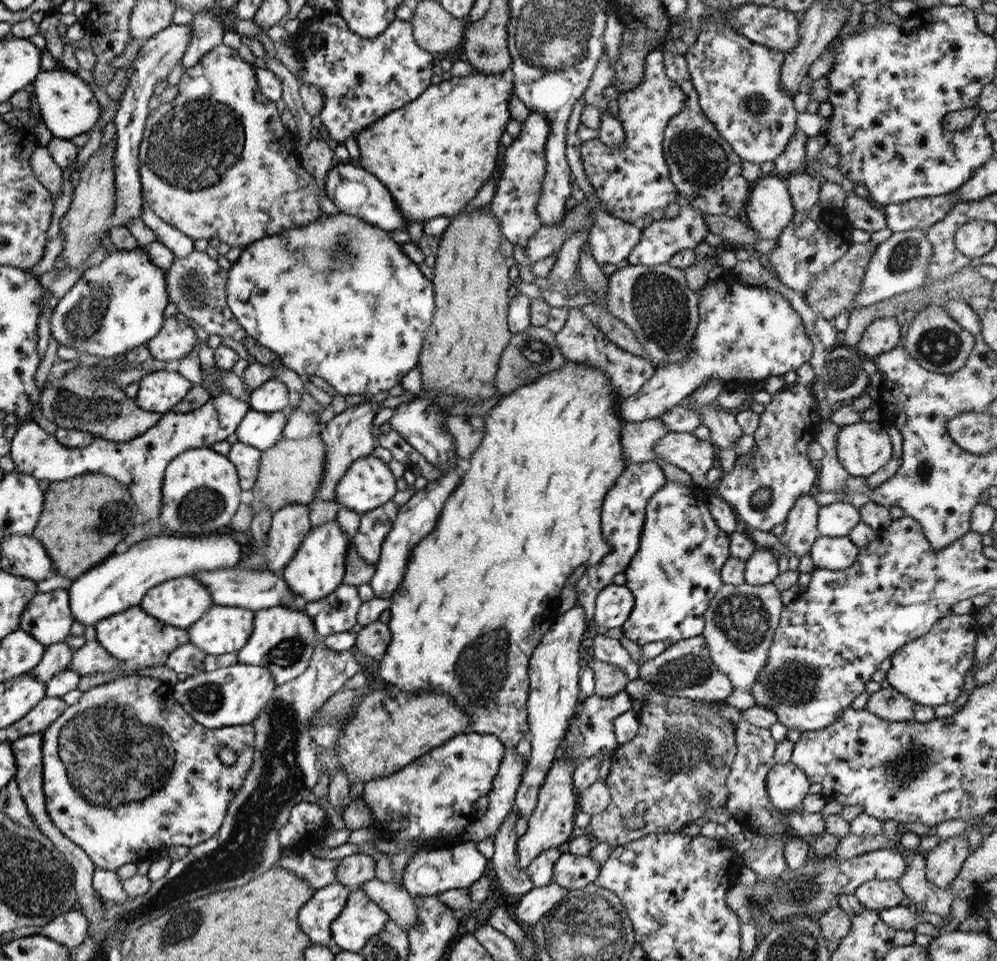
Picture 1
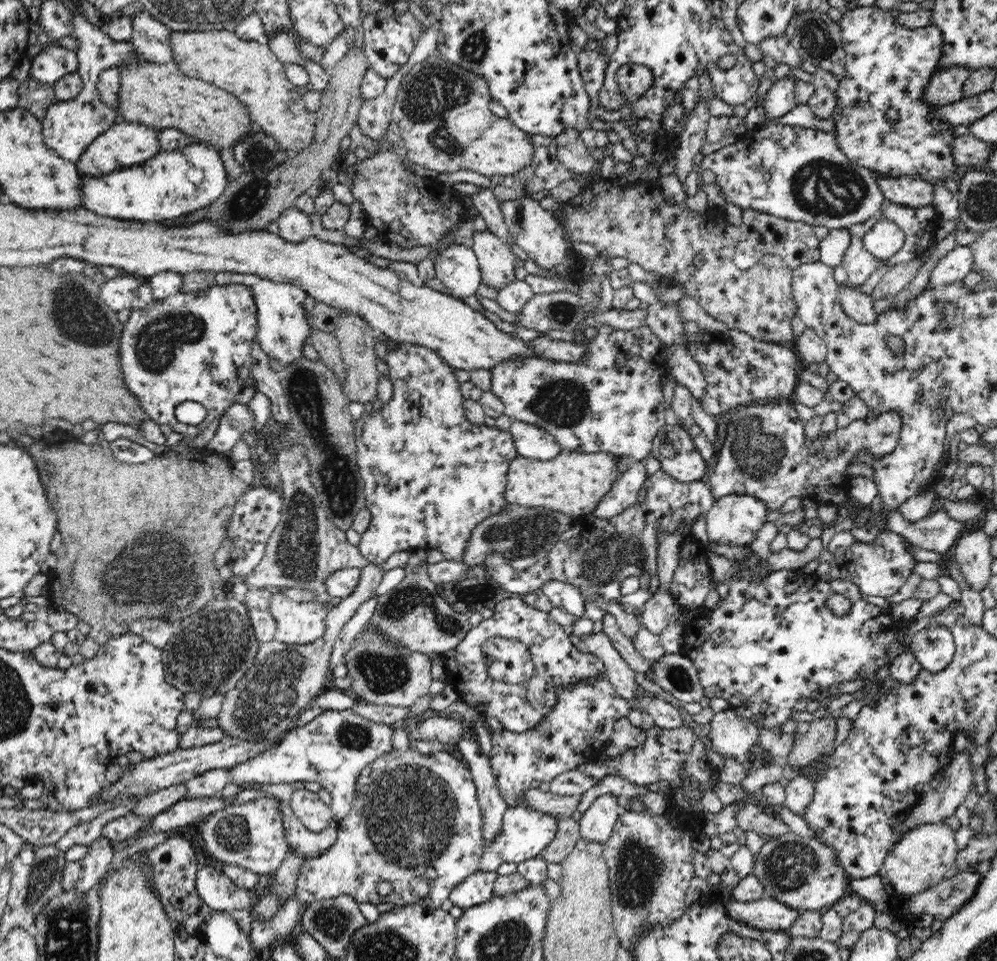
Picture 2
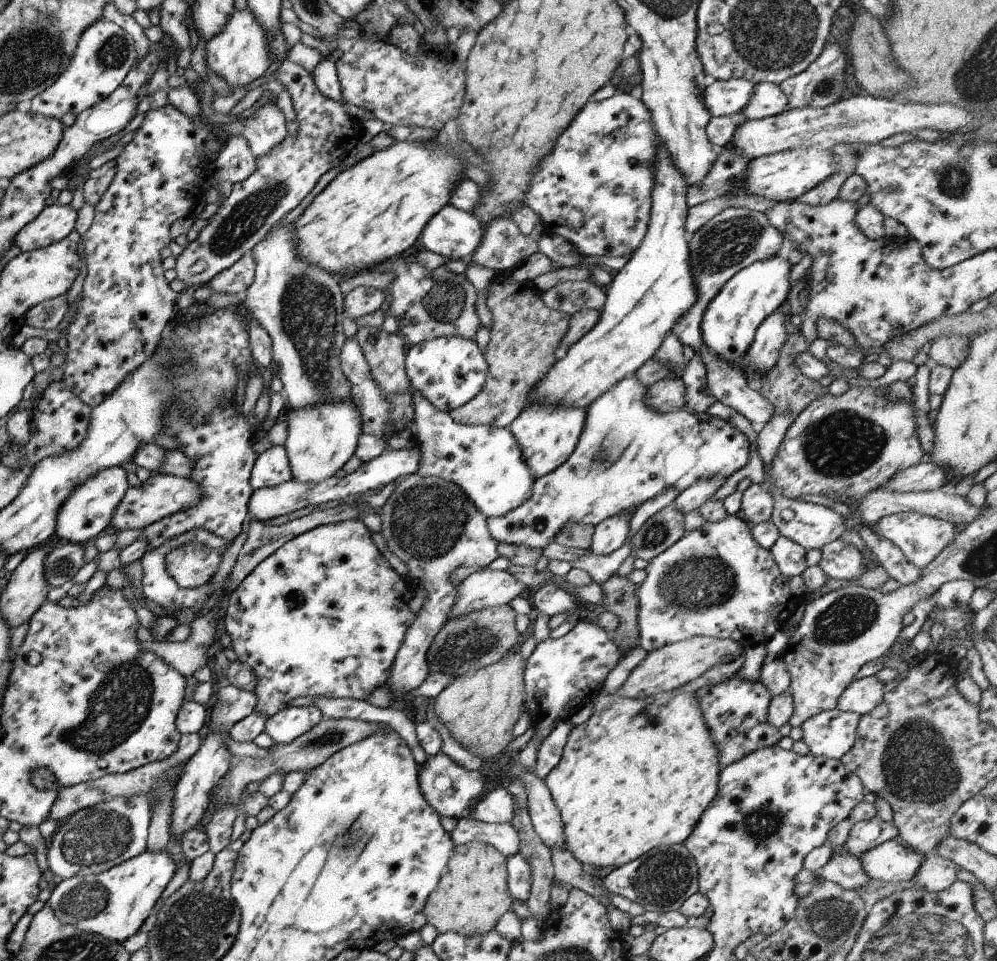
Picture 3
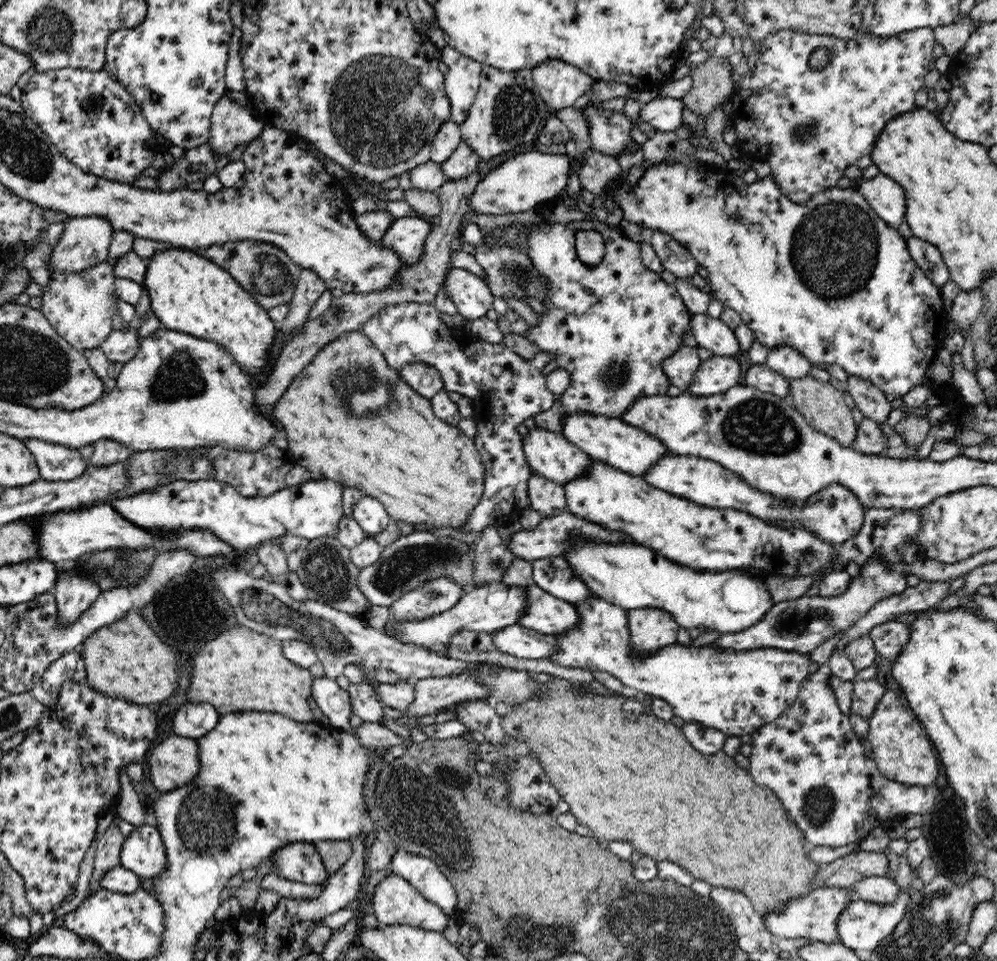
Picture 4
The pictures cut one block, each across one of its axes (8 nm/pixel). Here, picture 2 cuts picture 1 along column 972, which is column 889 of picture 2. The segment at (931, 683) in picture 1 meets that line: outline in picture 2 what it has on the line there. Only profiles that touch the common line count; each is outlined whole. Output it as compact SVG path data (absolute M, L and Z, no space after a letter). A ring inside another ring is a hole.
M709 540L706 548L707 551L712 551L712 553L720 557L736 561L736 563L738 563L738 570L736 570L736 572L732 574L732 578L730 578L728 594L726 594L724 598L720 598L714 608L708 609L704 617L696 616L694 618L694 625L696 629L694 629L692 639L682 640L680 652L690 658L692 663L694 663L700 678L701 686L703 687L704 697L707 699L718 697L728 701L730 708L732 708L736 714L754 721L754 723L758 724L760 727L764 727L767 730L776 731L777 734L781 734L782 736L784 732L782 732L781 727L791 720L795 704L798 703L801 698L810 699L815 690L825 690L834 684L853 681L857 678L865 678L866 683L868 680L870 680L868 676L870 676L870 674L874 674L874 671L878 668L878 666L888 666L888 664L890 664L890 662L896 658L896 654L900 654L900 652L906 652L906 650L908 652L913 652L914 656L918 659L918 662L920 662L924 669L930 671L930 673L944 671L946 666L952 662L954 652L956 652L956 647L954 646L952 633L950 630L946 629L944 625L929 625L928 627L924 628L924 630L921 630L918 634L915 634L913 637L906 637L905 641L898 641L898 638L900 638L900 626L896 626L896 621L892 621L892 619L888 617L888 613L885 610L874 604L871 604L868 600L864 600L864 598L862 598L860 589L858 589L858 587L849 579L843 581L831 579L828 582L818 581L814 586L814 582L810 582L810 578L806 576L806 572L804 572L802 569L769 570L769 564L767 564L767 561L762 561L759 557L759 554L752 551L748 544L733 544L733 542L711 542L711 540ZM830 593L840 594L843 597L850 599L850 610L848 610L848 614L838 616L837 614L833 613L833 610L830 610L828 606L826 606Z

